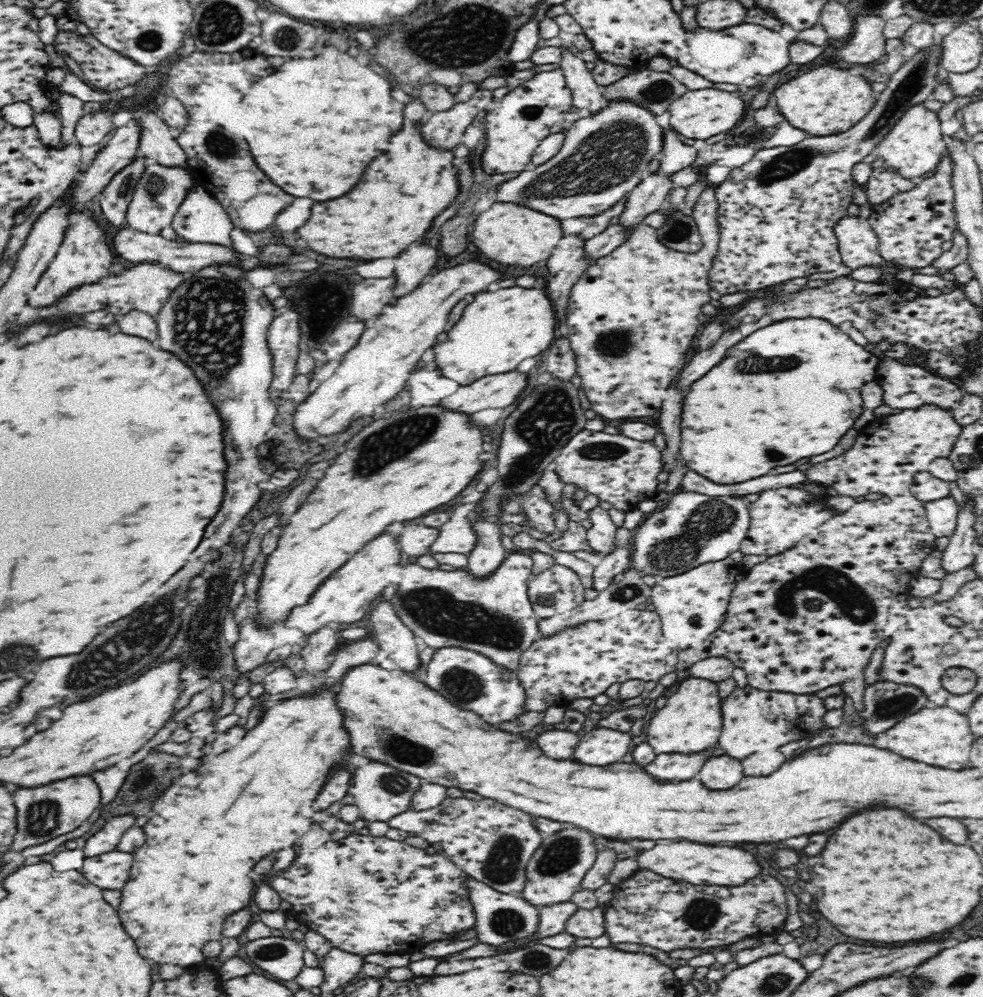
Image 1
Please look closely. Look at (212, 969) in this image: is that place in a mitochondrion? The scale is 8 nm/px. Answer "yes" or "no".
no

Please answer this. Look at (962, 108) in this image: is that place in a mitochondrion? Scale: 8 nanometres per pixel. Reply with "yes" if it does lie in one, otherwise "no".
no

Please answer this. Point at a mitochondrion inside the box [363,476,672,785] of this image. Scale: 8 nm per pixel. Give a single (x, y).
(437, 611)

